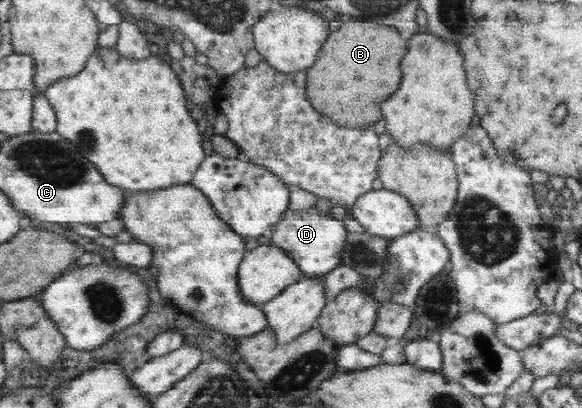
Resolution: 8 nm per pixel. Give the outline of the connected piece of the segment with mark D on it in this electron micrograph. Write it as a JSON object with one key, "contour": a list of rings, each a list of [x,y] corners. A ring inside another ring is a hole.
{"contour":[[[314,206],[303,210],[288,211],[284,220],[272,232],[271,243],[284,248],[288,255],[300,265],[306,277],[324,276],[343,264],[341,254],[348,242],[347,225],[335,220],[327,211],[316,210]]]}

